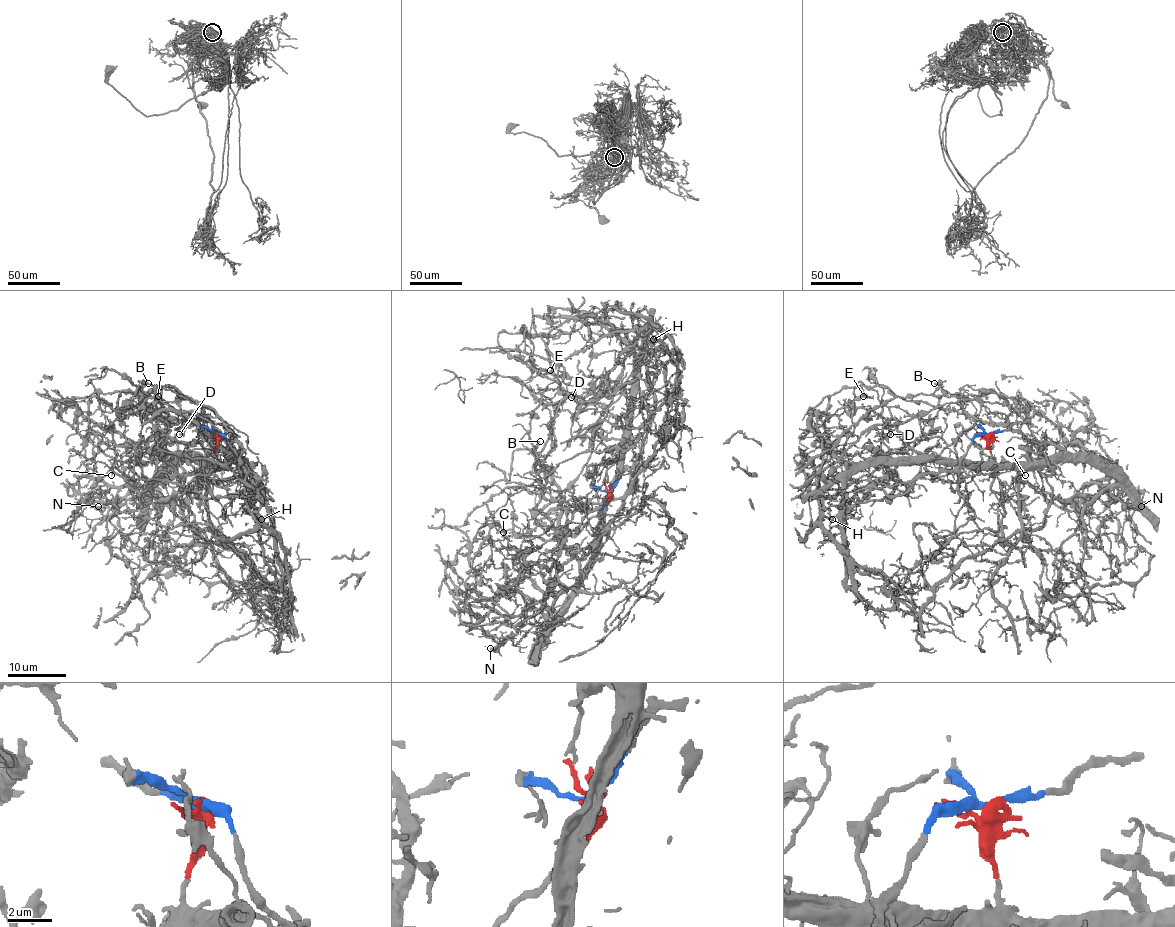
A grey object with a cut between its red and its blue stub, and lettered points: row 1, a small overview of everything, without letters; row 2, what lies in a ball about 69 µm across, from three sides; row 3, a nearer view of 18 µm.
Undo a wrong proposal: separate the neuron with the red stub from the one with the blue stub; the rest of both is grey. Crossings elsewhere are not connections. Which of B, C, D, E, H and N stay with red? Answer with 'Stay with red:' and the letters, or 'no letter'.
Stay with red: C, D, H, N

